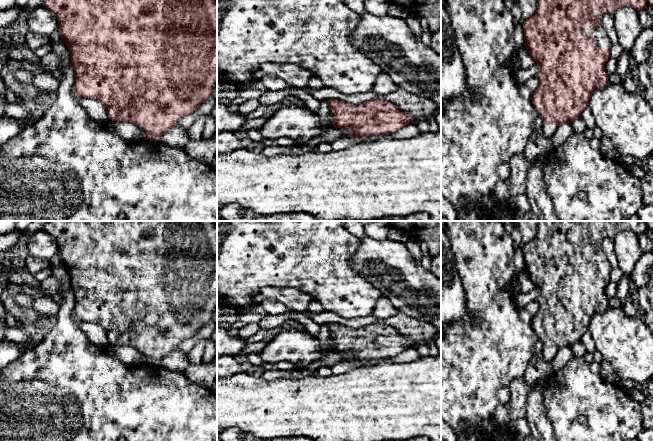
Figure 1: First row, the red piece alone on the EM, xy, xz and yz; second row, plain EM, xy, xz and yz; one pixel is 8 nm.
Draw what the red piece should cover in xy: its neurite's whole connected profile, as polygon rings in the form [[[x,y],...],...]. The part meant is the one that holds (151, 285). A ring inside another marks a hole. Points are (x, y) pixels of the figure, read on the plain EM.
[[[44,221],[42,230],[54,237],[59,258],[65,267],[75,298],[74,315],[80,322],[93,322],[106,330],[108,343],[130,346],[144,357],[144,364],[161,365],[162,359],[177,346],[193,337],[211,320],[217,308],[217,227],[214,221]]]

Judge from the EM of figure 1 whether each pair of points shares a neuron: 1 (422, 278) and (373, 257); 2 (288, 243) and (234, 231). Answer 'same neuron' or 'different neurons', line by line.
1: same neuron
2: same neuron

